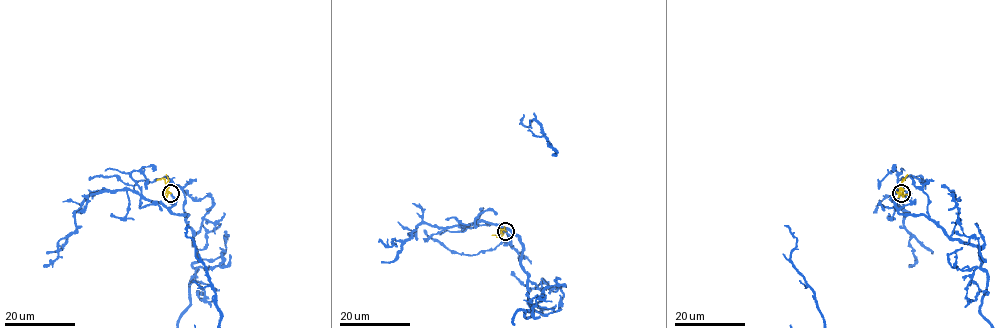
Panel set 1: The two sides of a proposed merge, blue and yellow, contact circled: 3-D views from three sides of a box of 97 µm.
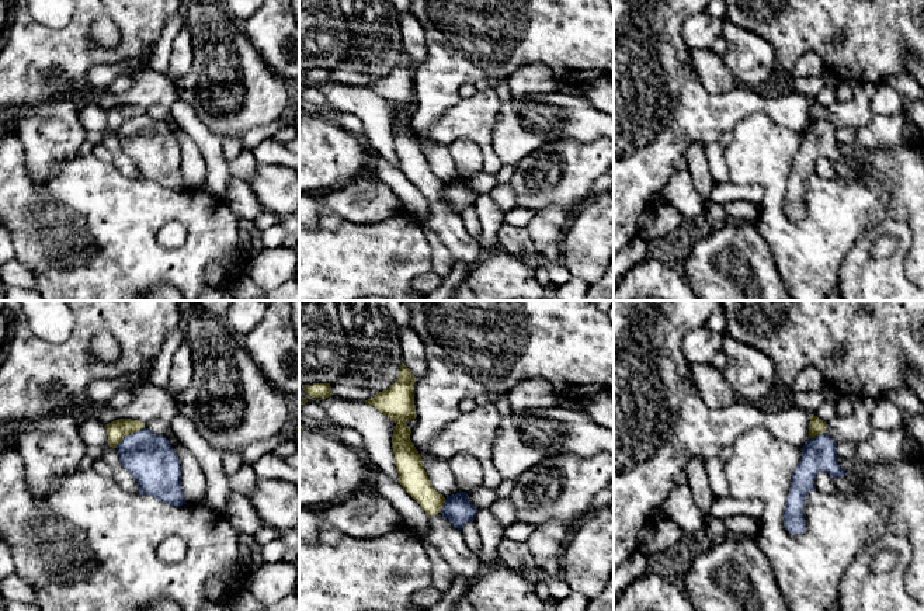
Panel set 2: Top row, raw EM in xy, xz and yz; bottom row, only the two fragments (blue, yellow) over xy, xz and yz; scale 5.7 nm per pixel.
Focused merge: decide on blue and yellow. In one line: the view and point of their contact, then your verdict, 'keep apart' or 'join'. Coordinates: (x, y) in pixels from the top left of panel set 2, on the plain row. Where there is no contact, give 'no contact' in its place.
xy (128, 120) | keep apart

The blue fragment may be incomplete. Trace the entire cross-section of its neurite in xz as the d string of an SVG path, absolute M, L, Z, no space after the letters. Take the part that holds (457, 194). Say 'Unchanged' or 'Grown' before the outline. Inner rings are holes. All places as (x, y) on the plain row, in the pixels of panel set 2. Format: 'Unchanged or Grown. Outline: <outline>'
Unchanged. Outline: M459 176L456 180L445 184L440 198L448 204L455 213L462 215L468 206L475 205L477 194L470 190L468 178Z

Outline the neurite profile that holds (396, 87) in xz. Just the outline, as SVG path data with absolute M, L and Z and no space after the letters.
M402 48L396 67L365 87L396 108L392 133L399 169L430 201L430 212L420 223L440 237L456 261L475 265L487 253L466 232L462 216L440 198L445 183L431 171L423 145L410 125L411 115L406 107L416 104L414 67L411 56Z

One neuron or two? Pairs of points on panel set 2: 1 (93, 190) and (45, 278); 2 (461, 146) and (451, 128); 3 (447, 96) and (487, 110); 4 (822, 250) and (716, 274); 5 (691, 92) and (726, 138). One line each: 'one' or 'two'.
1: one
2: two
3: two
4: two
5: two

